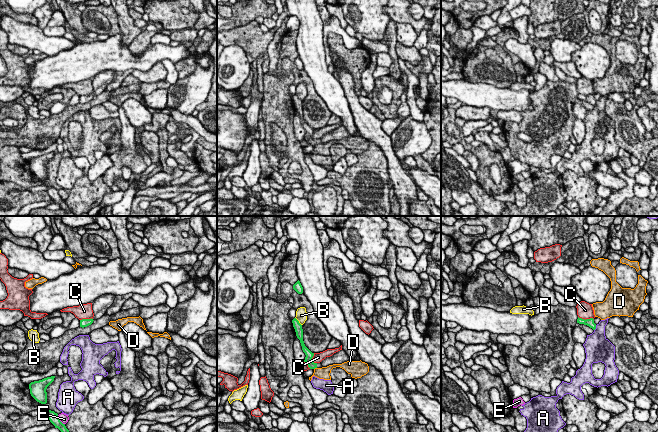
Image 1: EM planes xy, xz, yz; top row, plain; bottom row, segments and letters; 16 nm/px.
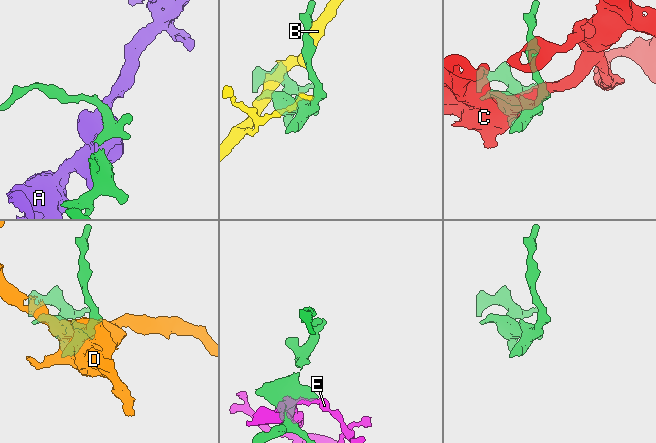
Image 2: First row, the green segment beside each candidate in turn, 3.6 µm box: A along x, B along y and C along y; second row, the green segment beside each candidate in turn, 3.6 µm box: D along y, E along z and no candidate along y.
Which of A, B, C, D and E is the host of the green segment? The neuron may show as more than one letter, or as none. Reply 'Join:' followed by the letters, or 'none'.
Join: none

